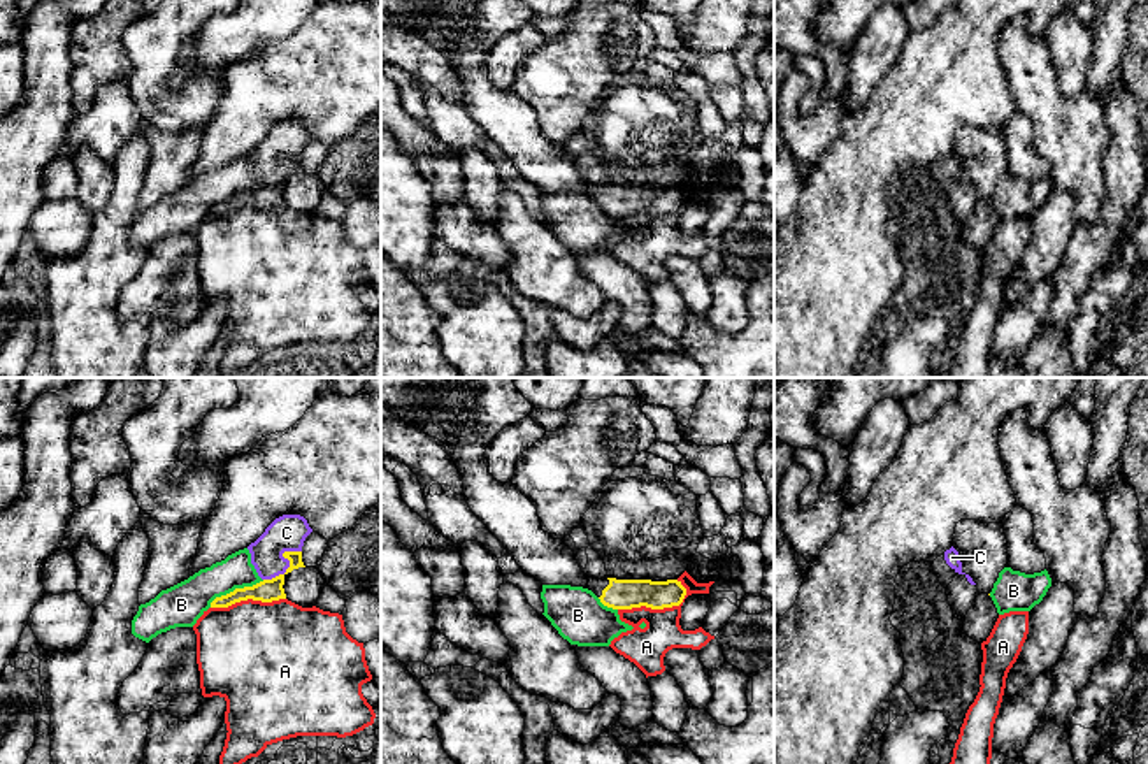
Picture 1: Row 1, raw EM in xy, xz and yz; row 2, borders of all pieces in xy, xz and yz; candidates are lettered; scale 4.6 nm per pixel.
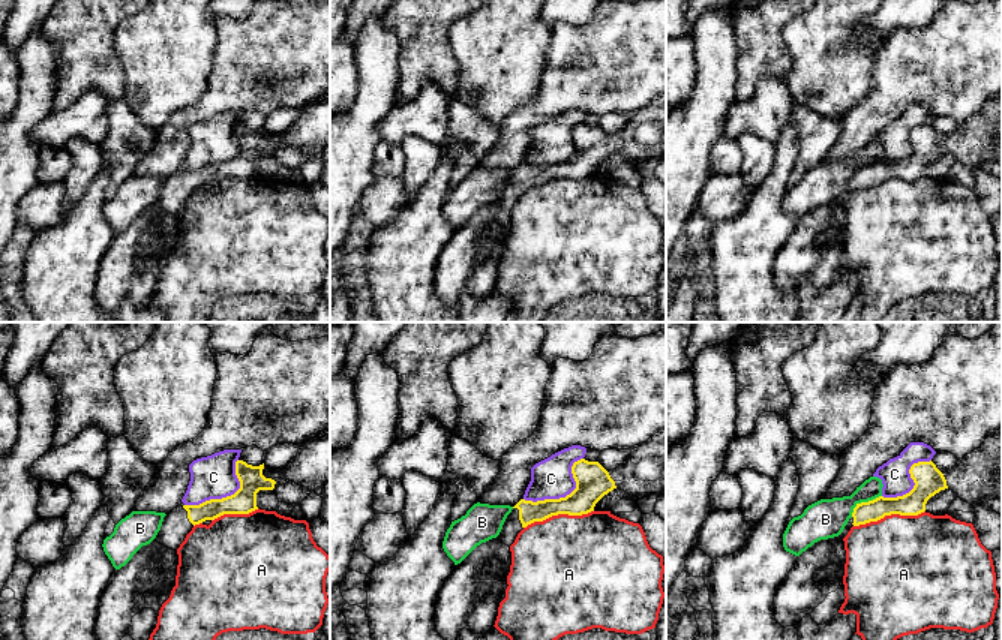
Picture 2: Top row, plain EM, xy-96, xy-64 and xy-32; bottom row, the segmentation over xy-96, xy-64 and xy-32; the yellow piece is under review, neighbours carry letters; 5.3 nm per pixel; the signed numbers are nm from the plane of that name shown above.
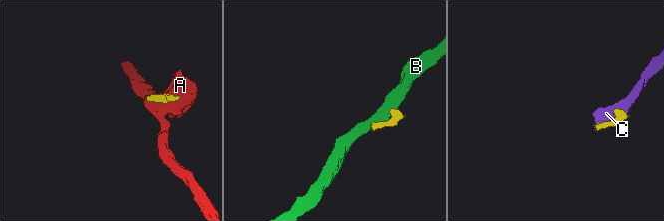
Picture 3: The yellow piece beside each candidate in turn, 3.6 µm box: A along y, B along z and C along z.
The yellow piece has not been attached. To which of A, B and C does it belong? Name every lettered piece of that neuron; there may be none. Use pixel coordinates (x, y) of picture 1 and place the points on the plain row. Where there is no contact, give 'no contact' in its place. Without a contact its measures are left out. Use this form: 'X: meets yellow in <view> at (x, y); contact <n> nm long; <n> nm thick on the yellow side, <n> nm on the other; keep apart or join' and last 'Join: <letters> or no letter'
A: meets yellow in xz at (655, 215); contact 340 nm long; 140 nm thick on the yellow side, 180 nm on the other; keep apart
B: meets yellow in xy at (236, 195); contact 280 nm long; 110 nm thick on the yellow side, 190 nm on the other; keep apart
C: meets yellow in xy at (290, 171); contact 220 nm long; 110 nm thick on the yellow side, 160 nm on the other; keep apart
Join: no letter

